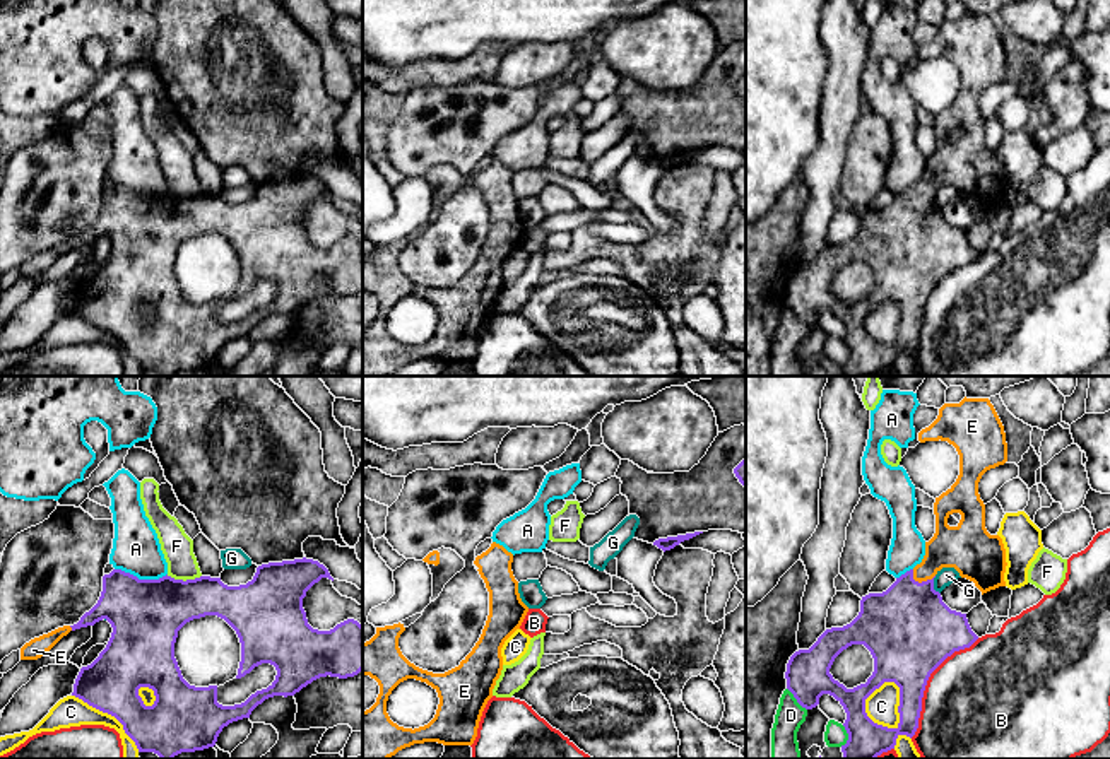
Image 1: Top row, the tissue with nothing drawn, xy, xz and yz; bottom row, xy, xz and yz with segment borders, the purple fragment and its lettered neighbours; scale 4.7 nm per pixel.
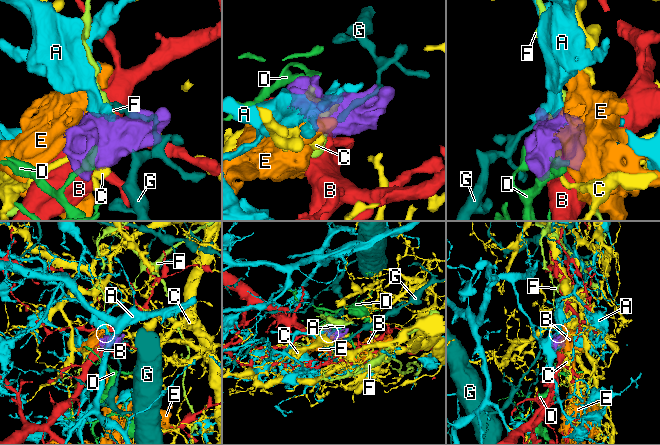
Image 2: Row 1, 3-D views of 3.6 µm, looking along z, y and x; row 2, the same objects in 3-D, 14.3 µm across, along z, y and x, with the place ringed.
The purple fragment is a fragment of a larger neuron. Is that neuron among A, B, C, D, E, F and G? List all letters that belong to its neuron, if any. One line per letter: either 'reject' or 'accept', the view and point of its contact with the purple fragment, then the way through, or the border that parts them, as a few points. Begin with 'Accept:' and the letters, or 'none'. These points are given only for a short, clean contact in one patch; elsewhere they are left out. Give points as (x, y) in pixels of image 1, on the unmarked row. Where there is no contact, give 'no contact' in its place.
Accept: E
A: reject; meets purple in xy at (141, 197); border along xy (115, 185), (139, 195), (161, 195), (166, 192)
B: reject; meets purple in yz at (926, 300)
C: reject; meets purple in yz at (898, 325)
D: reject; meets purple in yz at (796, 315); border along yz (787, 305), (806, 327)
E: accept; meets purple in yz at (922, 199)
F: reject; meets purple in xy at (182, 197); border along xy (166, 192), (177, 197), (200, 194)
G: reject; meets purple in yz at (932, 202)

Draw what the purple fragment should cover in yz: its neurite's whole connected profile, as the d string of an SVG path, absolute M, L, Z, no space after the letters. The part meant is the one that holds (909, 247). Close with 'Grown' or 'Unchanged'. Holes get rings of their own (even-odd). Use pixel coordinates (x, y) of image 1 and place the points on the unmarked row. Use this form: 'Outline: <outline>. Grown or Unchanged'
Outline: M963 15L959 21L944 21L937 36L918 50L918 58L948 58L959 72L956 99L936 115L936 150L925 159L920 181L906 188L883 210L869 210L860 217L859 232L843 244L826 246L809 267L795 268L787 280L787 306L797 320L812 327L823 311L833 313L845 327L843 340L848 357L841 362L843 376L876 376L894 366L900 352L913 354L918 345L922 315L930 291L954 268L970 265L978 253L971 248L966 231L951 227L939 209L934 193L942 185L954 185L961 195L975 200L983 210L1006 203L1006 166L999 152L985 145L985 121L978 111L982 92L1007 79L1004 43L989 15ZM852 262L864 262L874 275L874 289L865 301L847 306L833 296L830 285L835 275ZM884 299L900 304L900 340L888 345L874 340L865 330L865 316Z. Grown

